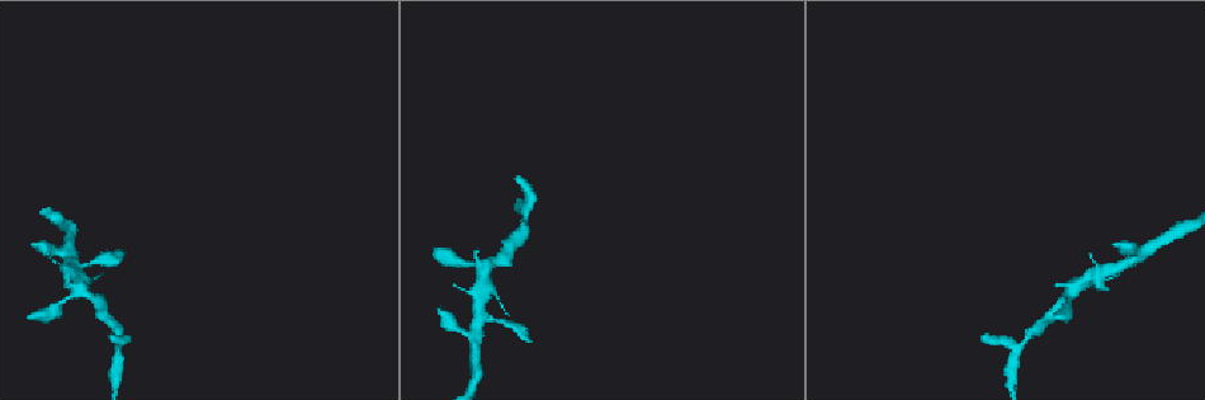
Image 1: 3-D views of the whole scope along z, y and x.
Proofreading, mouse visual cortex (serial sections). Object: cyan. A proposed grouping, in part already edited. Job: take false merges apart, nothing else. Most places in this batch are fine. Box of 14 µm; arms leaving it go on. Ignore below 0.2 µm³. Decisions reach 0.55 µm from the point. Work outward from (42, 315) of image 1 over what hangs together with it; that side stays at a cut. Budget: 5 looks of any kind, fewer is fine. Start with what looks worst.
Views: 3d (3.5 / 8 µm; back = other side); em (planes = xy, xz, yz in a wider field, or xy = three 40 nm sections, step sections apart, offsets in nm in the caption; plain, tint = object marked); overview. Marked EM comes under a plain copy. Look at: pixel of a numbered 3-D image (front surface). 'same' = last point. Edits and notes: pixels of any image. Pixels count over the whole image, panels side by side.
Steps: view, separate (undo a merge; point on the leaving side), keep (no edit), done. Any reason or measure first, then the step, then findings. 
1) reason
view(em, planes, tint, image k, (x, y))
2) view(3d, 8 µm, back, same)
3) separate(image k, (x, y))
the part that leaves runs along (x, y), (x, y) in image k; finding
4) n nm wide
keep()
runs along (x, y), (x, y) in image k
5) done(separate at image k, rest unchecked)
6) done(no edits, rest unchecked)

branch point
view(em, xy, step 5, tint, image 1, (1074, 289))

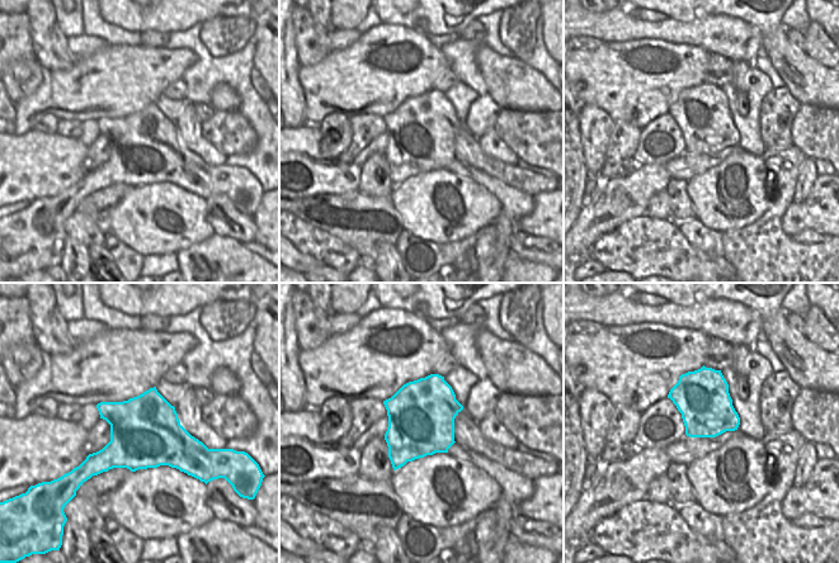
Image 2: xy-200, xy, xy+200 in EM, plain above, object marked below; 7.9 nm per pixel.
view(3d, 3.5 µm, same)

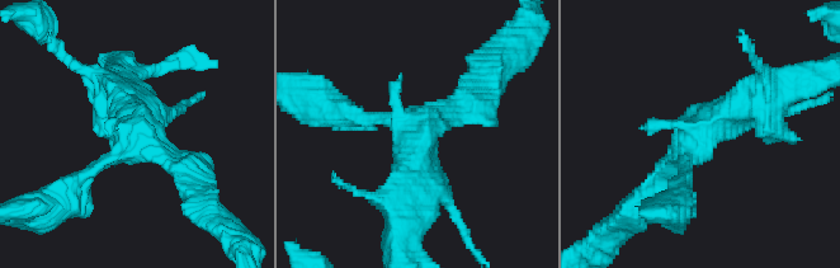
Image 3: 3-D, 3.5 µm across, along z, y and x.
keep()
continuous, no second cell

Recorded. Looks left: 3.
a narrow waist
view(3d, 3.5 µm, back, image 1, (526, 220))

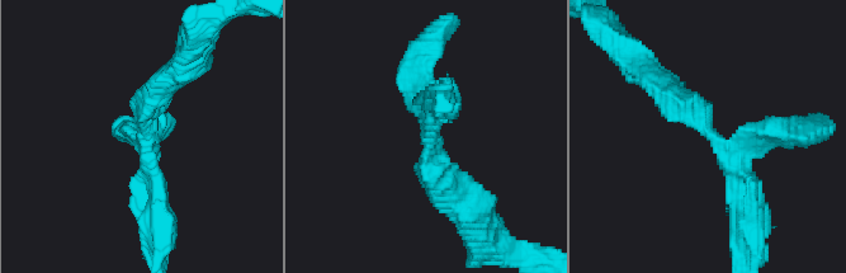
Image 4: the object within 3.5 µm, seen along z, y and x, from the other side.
view(em, xy, step 1, tint, image 4, (148, 130))

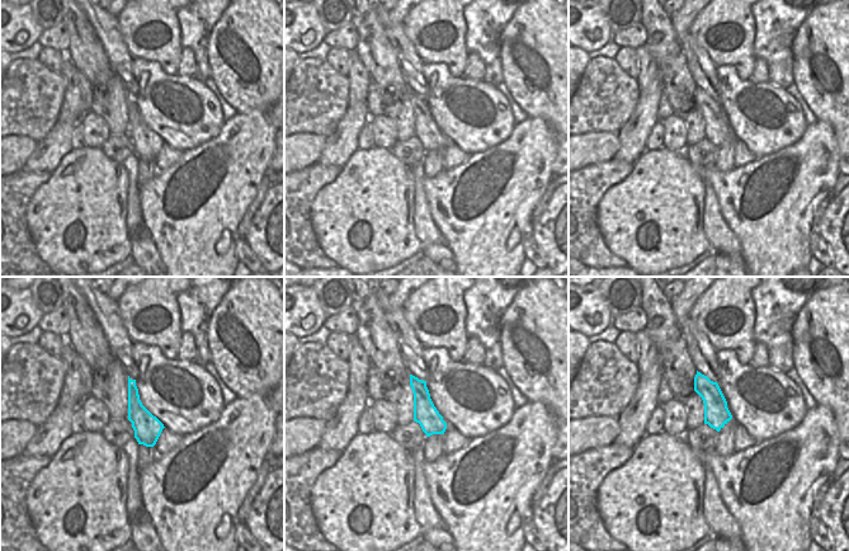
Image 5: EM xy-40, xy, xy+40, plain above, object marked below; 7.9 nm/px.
cut it another way
view(em, xy, step 2, tint, same)

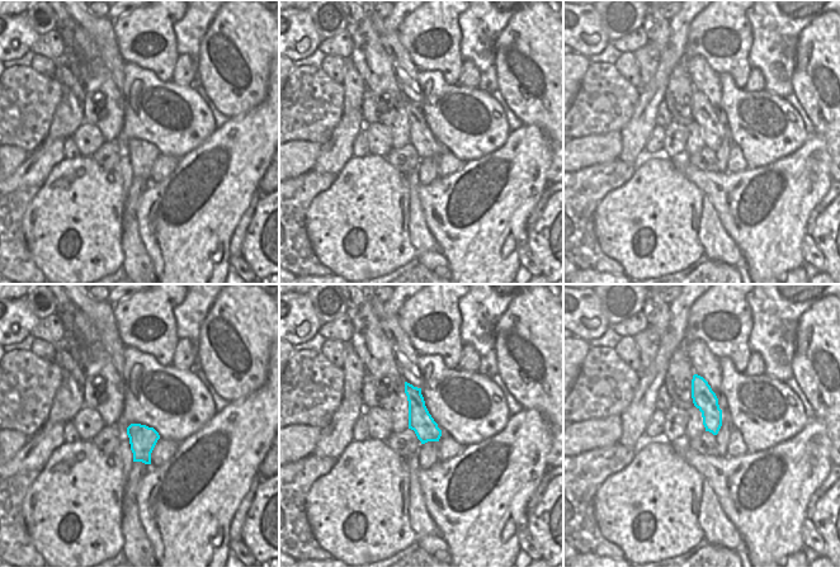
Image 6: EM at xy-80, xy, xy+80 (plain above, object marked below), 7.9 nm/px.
keep()
continuous, no second cell

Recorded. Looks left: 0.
done(no edits, rest unchecked)

